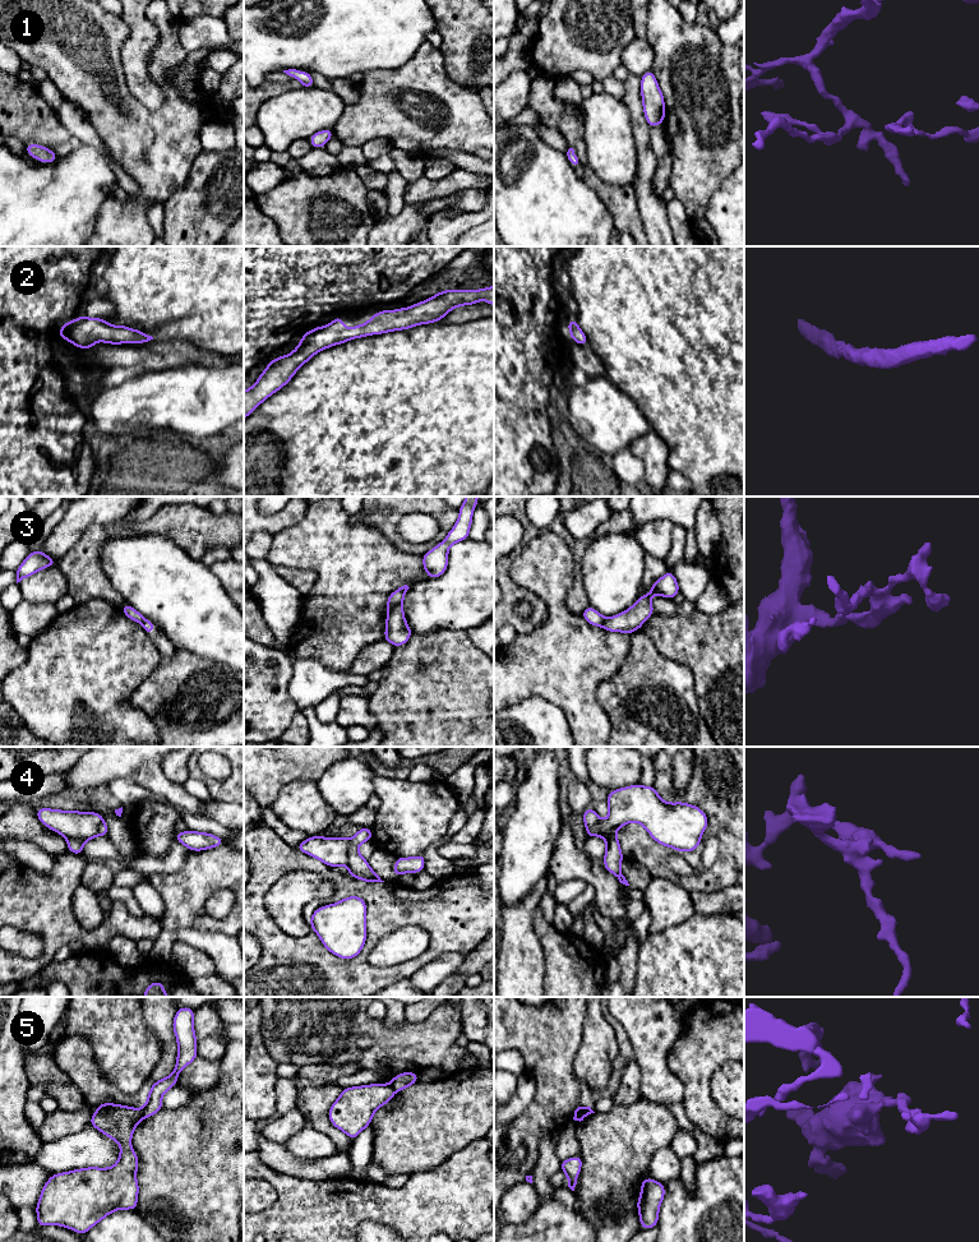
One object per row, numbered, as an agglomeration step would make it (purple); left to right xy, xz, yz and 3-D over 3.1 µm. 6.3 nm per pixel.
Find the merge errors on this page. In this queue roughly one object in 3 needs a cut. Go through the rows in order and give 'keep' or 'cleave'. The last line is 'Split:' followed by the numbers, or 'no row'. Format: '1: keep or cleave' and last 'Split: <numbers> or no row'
1: keep
2: keep
3: cleave
4: cleave
5: cleave
Split: 3, 4, 5

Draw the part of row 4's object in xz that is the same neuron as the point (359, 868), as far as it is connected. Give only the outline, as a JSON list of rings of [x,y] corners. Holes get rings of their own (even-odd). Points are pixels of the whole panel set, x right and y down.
[[[360,827],[359,832],[350,839],[351,845],[347,862],[348,874],[352,878],[357,878],[368,883],[384,882],[370,868],[368,859],[362,858],[357,851],[361,842],[371,840],[373,840],[373,832],[370,827]]]

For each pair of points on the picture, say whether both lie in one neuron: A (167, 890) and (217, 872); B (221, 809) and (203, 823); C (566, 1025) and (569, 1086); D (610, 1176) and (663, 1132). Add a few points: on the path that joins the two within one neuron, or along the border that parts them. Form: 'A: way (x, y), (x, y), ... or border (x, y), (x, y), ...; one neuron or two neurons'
A: way (180, 890), (190, 887), (204, 873); one neuron
B: border (204, 816), (220, 822), (230, 831); two neurons
C: way (563, 1040), (563, 1071); one neuron
D: way (623, 1163), (650, 1139); one neuron

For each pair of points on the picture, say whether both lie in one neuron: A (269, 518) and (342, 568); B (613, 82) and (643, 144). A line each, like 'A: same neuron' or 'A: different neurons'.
A: different neurons
B: different neurons

